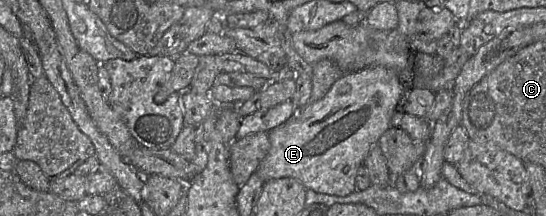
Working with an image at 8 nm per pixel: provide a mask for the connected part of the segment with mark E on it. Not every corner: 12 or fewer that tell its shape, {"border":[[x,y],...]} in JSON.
{"border":[[344,73],[268,131],[255,172],[354,192],[405,80]]}

